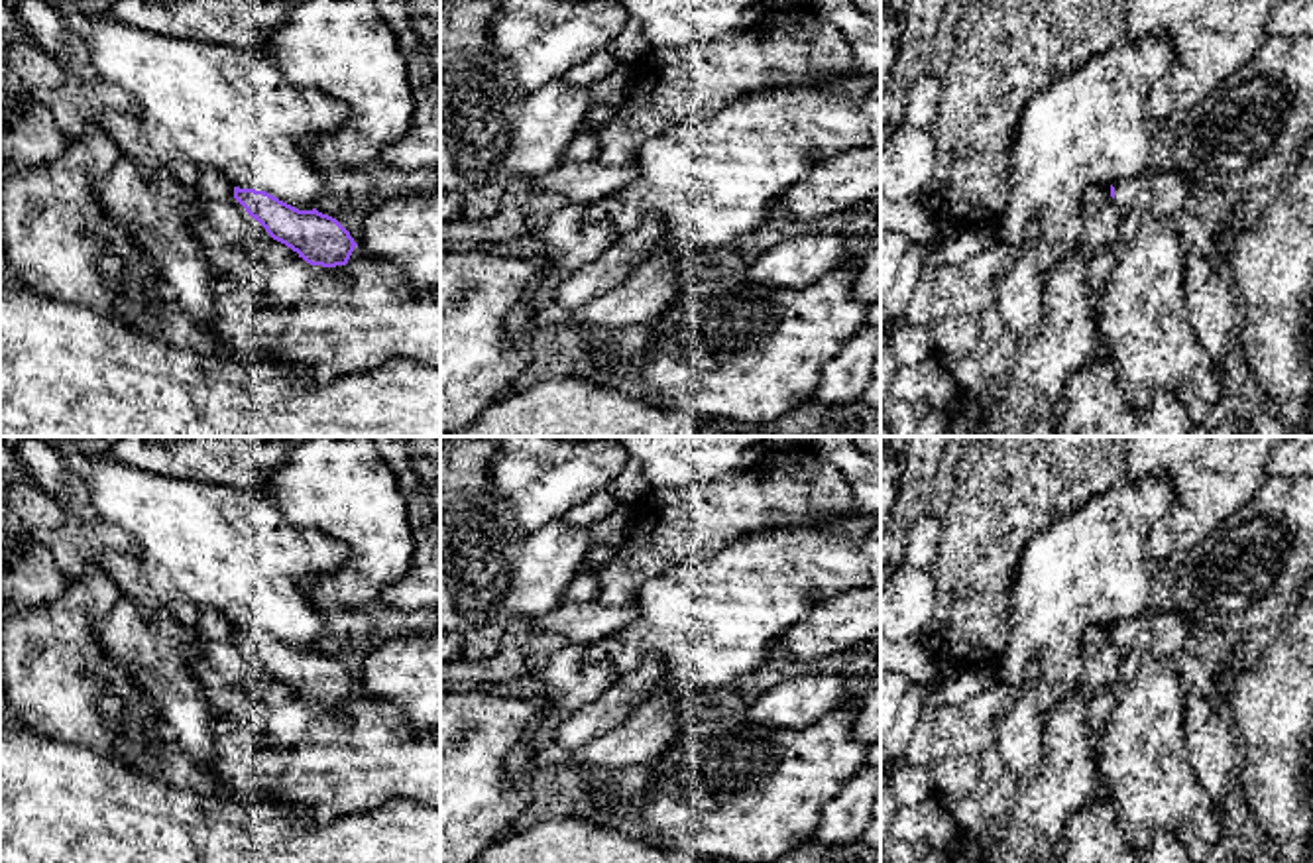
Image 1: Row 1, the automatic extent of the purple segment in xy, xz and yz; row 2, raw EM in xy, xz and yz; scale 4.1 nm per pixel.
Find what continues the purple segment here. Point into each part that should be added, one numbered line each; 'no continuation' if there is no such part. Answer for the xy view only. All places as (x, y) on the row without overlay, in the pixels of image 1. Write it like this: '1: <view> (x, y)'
no continuation

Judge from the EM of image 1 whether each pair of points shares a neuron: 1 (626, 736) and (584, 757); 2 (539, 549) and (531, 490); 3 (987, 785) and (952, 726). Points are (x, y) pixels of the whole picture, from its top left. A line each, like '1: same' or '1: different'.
1: same
2: different
3: same

